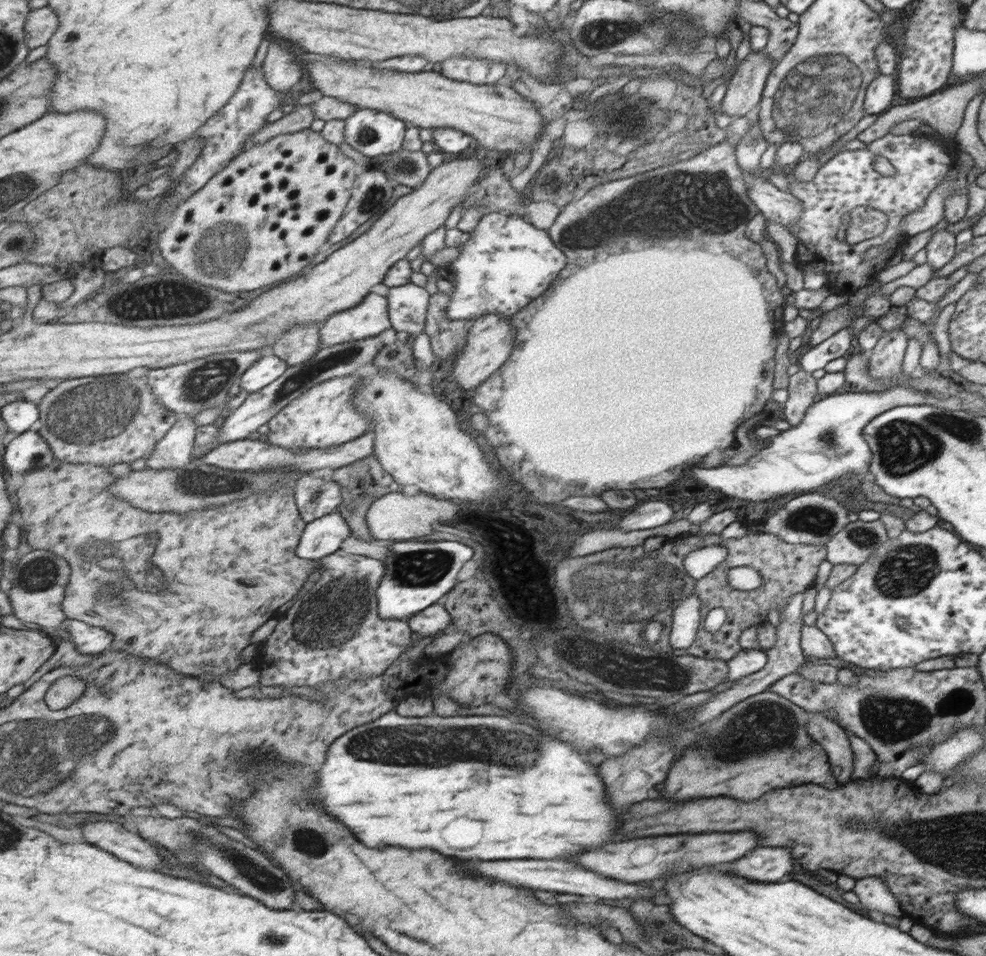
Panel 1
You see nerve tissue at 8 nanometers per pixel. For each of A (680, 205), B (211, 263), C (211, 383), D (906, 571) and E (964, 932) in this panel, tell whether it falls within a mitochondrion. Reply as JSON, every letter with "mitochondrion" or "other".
{"A":"mitochondrion","B":"mitochondrion","C":"mitochondrion","D":"mitochondrion","E":"other"}

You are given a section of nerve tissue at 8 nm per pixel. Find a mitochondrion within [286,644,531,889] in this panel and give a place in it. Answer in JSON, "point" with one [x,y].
{"point":[310,843]}

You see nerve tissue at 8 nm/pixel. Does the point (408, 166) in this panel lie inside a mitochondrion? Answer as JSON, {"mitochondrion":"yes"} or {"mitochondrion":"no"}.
{"mitochondrion":"yes"}

